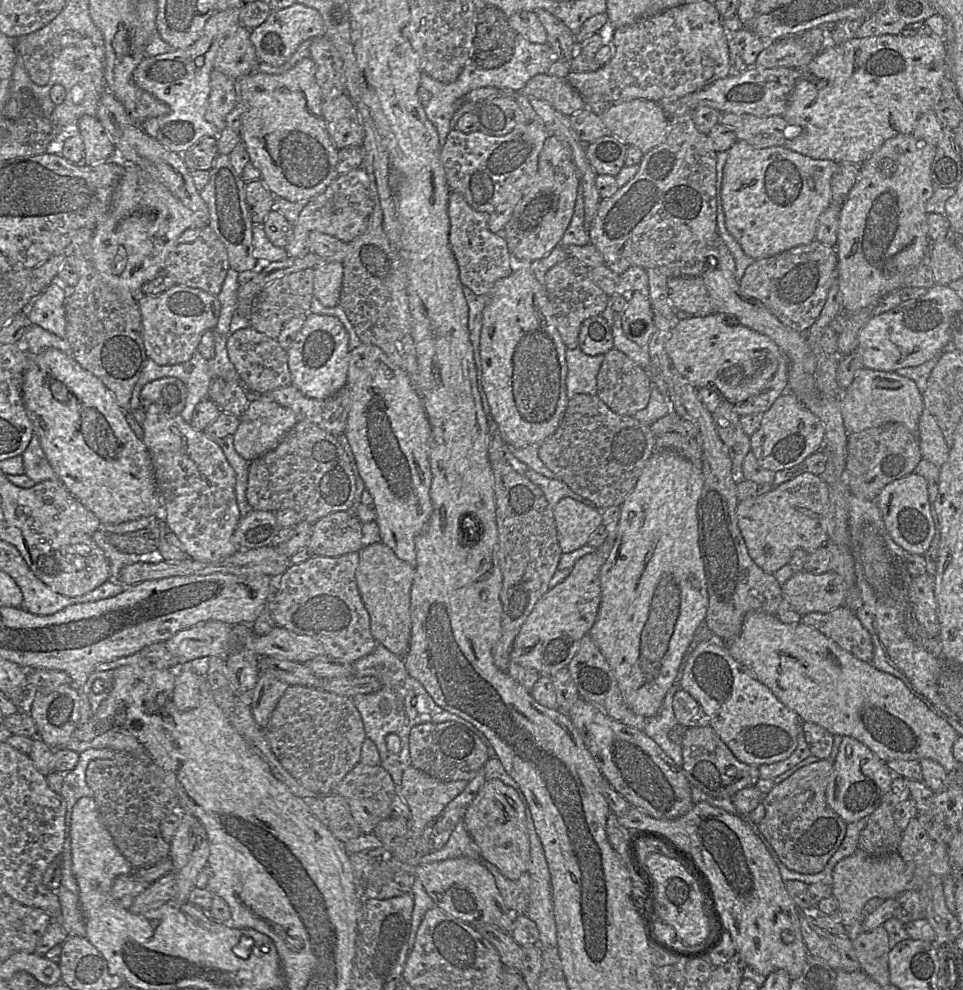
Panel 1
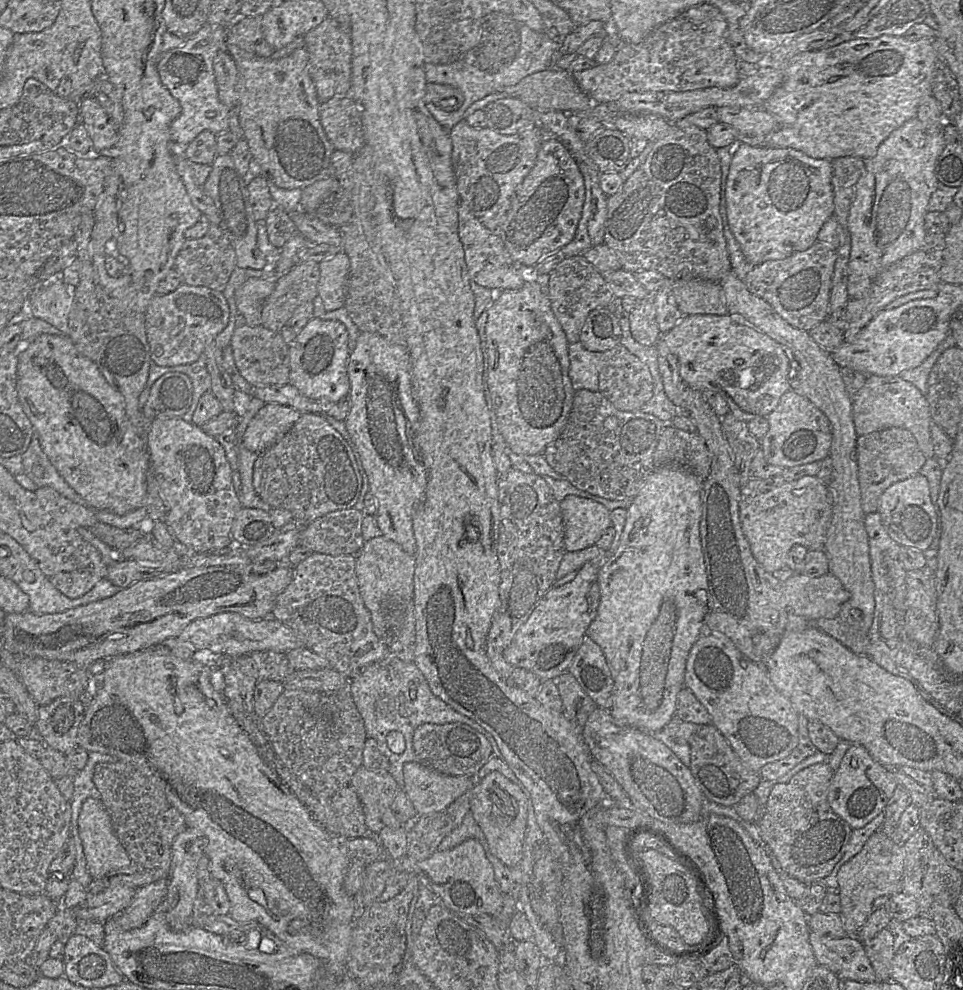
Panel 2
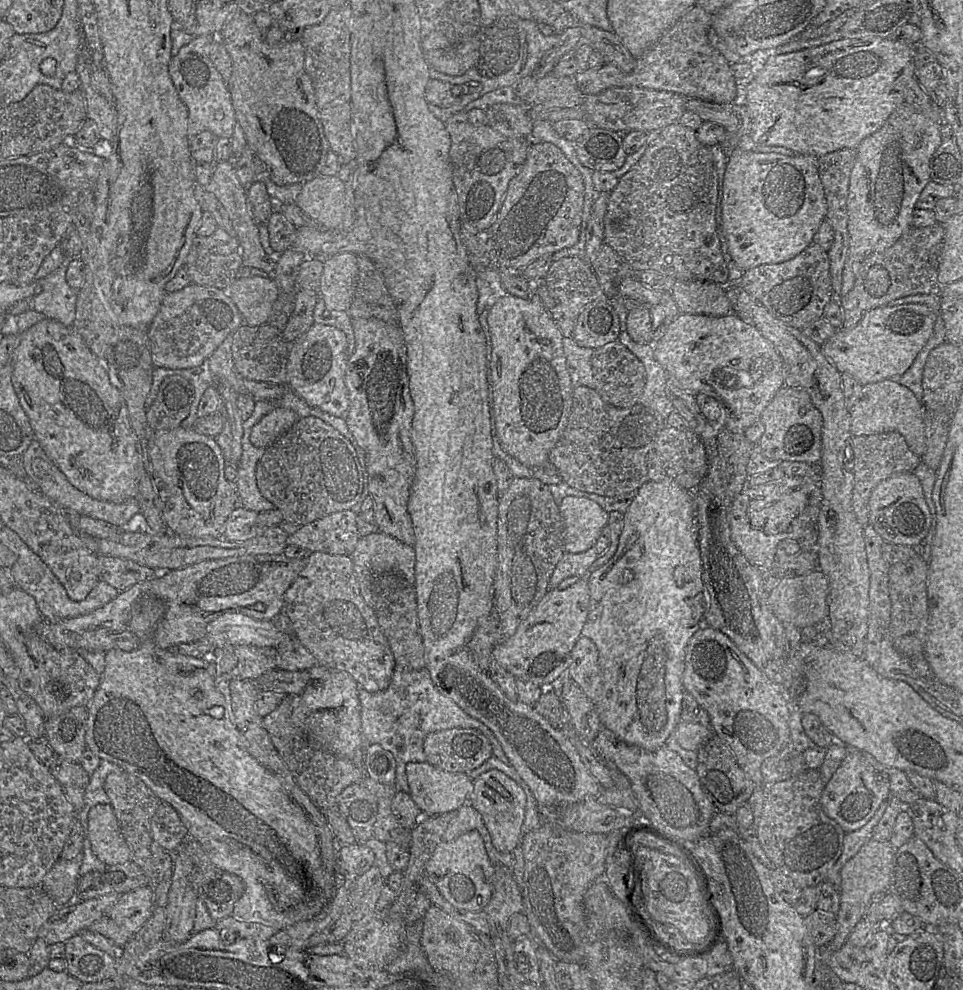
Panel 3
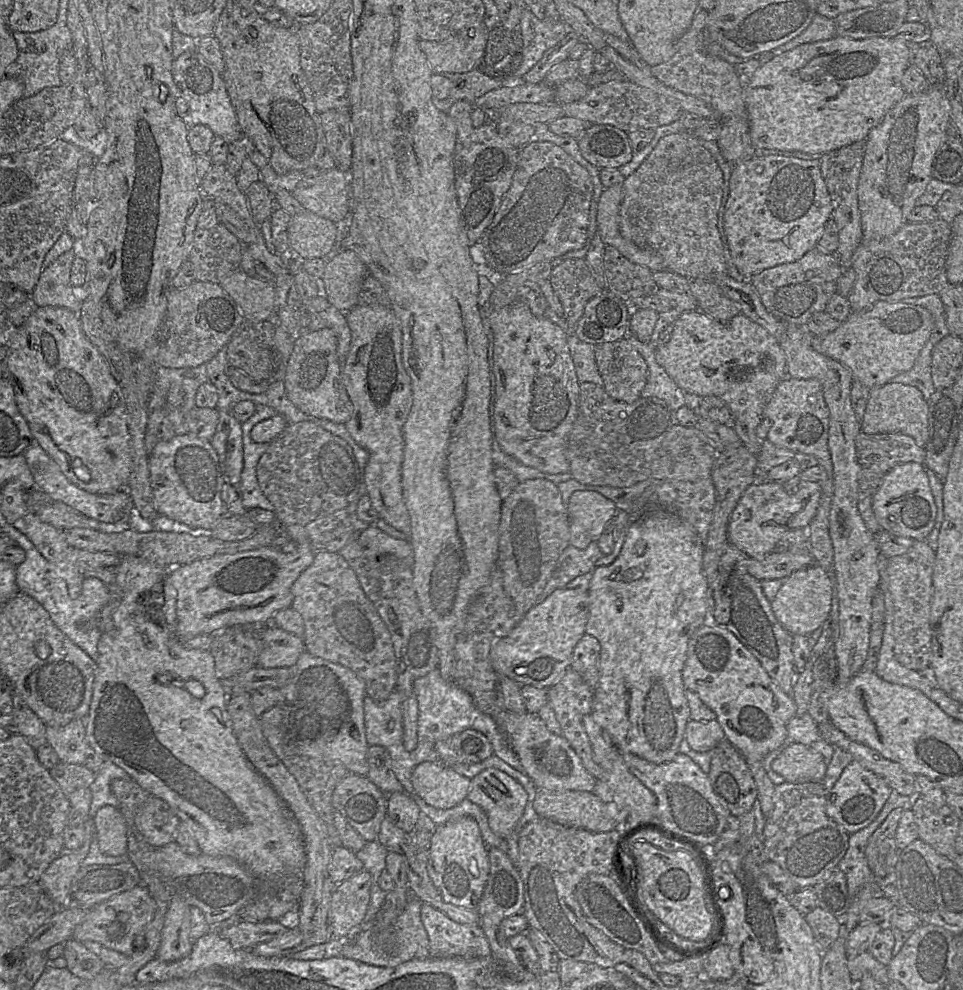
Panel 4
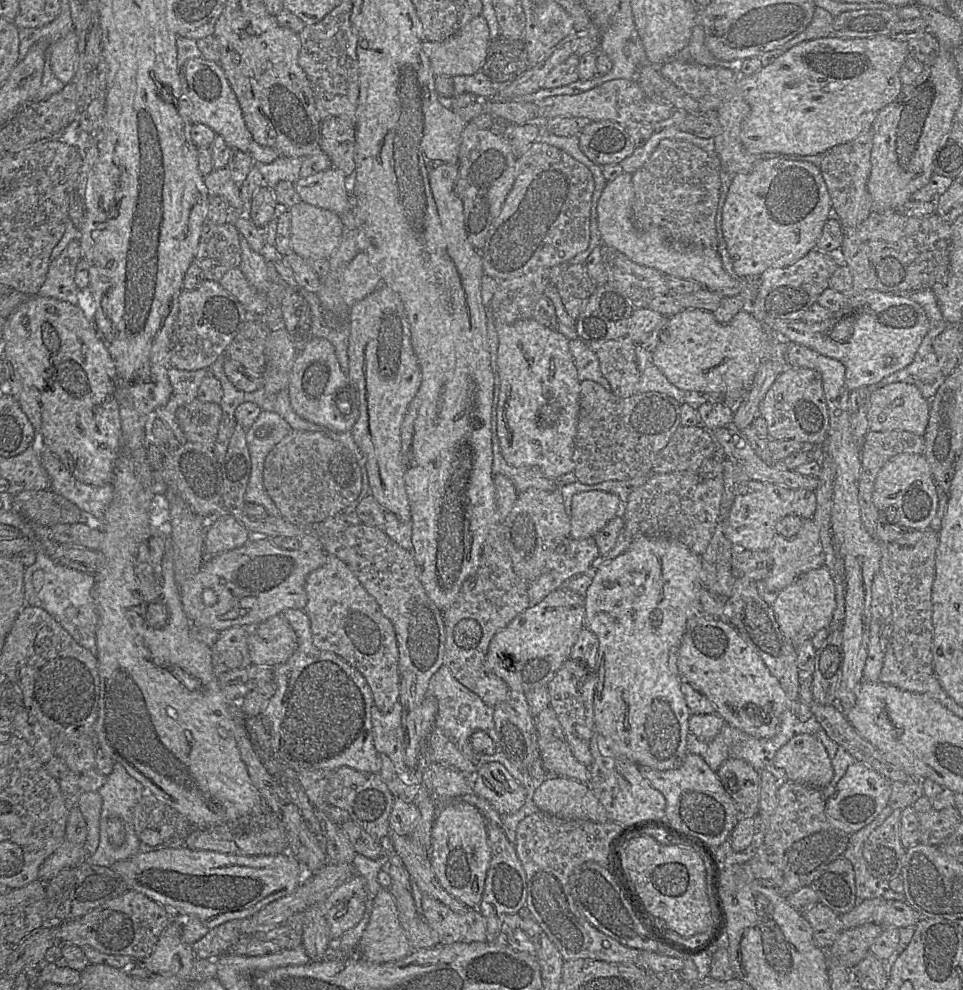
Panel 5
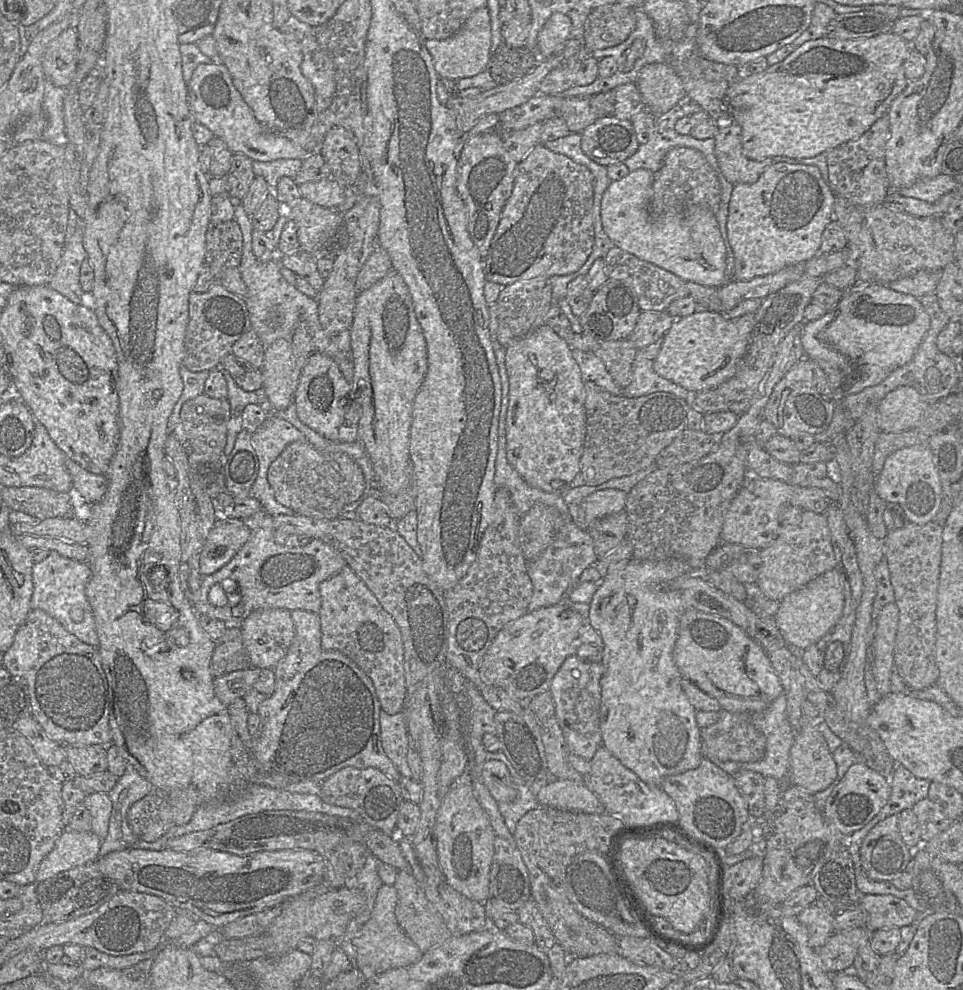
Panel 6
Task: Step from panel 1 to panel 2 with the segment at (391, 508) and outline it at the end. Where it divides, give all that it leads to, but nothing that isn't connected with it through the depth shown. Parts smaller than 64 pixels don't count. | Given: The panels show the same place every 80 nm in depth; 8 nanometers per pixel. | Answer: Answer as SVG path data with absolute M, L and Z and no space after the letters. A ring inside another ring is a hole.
M359 332L355 348L349 354L347 376L349 411L344 423L359 454L359 463L367 475L368 492L375 497L377 503L374 514L377 526L381 535L399 544L407 554L415 556L413 514L423 500L427 485L427 472L413 444L419 409L411 387L410 360L406 346L392 343L375 333Z

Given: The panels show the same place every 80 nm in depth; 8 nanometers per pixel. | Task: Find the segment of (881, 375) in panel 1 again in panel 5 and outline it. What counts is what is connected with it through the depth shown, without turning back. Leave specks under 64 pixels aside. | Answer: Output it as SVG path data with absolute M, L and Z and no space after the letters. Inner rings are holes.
M895 382L870 392L867 420L870 431L908 431L924 436L929 421L929 401L914 384Z

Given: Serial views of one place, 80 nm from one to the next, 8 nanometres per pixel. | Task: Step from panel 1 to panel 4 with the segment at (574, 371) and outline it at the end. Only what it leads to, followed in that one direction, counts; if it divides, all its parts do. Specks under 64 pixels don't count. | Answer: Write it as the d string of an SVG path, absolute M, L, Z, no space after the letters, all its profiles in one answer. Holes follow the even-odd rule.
M576 335L567 336L567 345L580 383L592 382L603 387L603 379L595 361L595 346L581 341Z

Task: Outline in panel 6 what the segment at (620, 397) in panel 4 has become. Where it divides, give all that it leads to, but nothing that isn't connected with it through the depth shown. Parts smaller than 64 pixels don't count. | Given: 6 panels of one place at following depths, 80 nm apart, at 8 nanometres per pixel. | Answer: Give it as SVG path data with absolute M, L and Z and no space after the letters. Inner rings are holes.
M582 333L590 351L605 364L608 372L620 388L627 387L632 380L632 364L638 349L627 339L615 341L600 340L588 333Z

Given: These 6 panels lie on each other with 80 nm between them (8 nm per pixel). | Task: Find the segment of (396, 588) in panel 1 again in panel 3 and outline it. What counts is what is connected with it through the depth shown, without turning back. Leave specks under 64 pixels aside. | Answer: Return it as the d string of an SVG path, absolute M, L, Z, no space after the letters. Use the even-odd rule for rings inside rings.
M376 531L359 538L356 547L351 554L354 565L354 573L359 583L361 595L371 608L375 604L375 583L377 576L384 574L396 574L407 584L415 584L415 551L413 546L406 545L399 540Z

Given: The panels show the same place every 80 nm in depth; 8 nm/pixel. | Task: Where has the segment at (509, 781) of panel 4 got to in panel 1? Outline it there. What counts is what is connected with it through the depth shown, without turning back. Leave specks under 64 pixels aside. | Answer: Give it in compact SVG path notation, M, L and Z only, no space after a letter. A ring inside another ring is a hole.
M491 779L484 783L462 820L479 849L481 861L493 864L510 880L517 880L528 870L530 842L526 826L527 808L520 790L515 790L498 779Z

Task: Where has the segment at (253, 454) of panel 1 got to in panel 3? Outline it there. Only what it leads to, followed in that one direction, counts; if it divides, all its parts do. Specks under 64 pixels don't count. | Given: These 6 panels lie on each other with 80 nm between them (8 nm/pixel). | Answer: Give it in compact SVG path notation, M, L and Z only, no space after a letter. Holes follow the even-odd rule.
M276 405L270 413L252 427L251 444L257 448L267 448L290 429L298 419L299 416L294 411Z

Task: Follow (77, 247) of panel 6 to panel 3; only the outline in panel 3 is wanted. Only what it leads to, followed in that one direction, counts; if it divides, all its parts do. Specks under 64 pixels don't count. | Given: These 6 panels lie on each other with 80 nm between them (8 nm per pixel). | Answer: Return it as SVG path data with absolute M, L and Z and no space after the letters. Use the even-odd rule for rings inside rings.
M69 260L38 281L35 294L30 299L30 309L72 327L76 313L76 291L66 281Z

